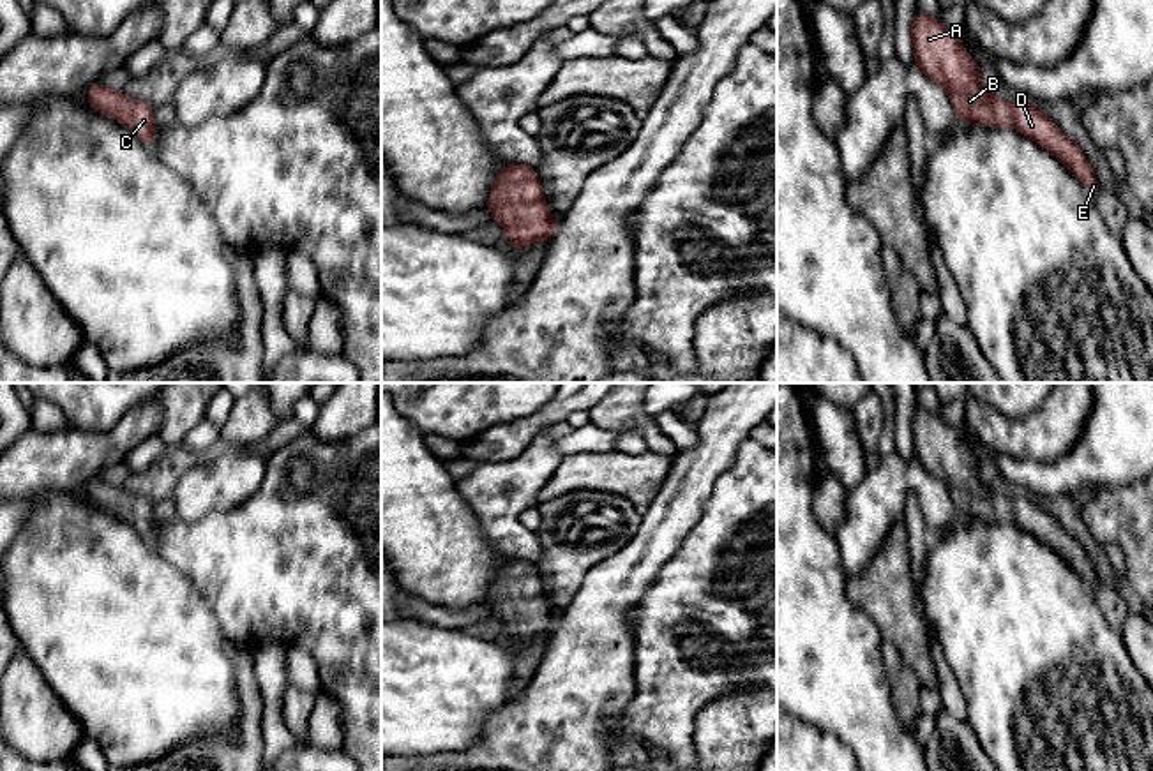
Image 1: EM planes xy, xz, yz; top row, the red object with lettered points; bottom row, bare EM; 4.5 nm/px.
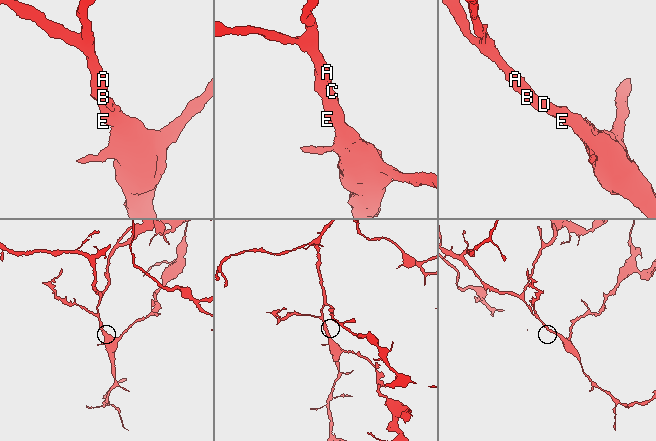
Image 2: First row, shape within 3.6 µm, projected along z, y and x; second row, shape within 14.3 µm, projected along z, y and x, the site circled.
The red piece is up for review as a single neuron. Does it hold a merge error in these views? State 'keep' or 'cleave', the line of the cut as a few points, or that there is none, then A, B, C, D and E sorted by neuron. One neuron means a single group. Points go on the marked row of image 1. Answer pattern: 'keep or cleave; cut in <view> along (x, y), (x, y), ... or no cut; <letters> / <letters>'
keep; no cut; A B C D E

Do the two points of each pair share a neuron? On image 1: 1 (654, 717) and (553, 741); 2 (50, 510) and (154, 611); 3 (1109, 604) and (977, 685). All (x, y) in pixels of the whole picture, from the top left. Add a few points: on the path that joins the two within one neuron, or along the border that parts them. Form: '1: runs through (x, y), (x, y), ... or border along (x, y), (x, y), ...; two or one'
1: border along (634, 694), (608, 724), (617, 745); two
2: runs through (76, 537), (128, 588); one
3: border along (1092, 590), (1104, 618), (1118, 632); two

